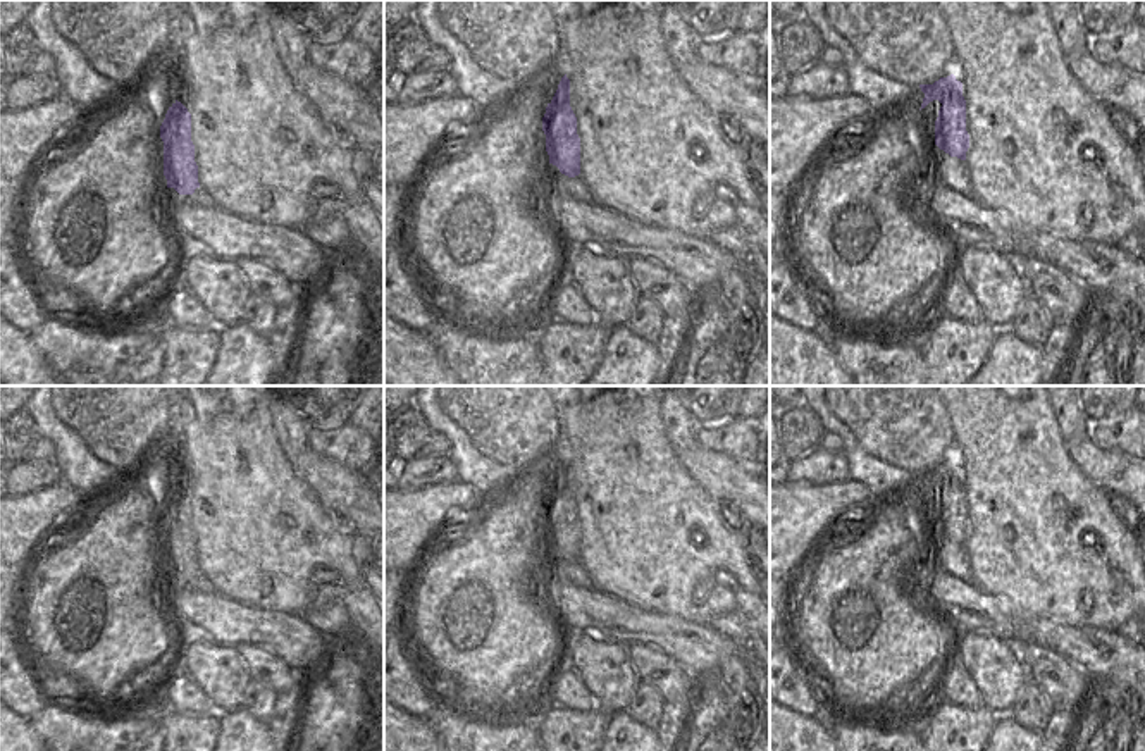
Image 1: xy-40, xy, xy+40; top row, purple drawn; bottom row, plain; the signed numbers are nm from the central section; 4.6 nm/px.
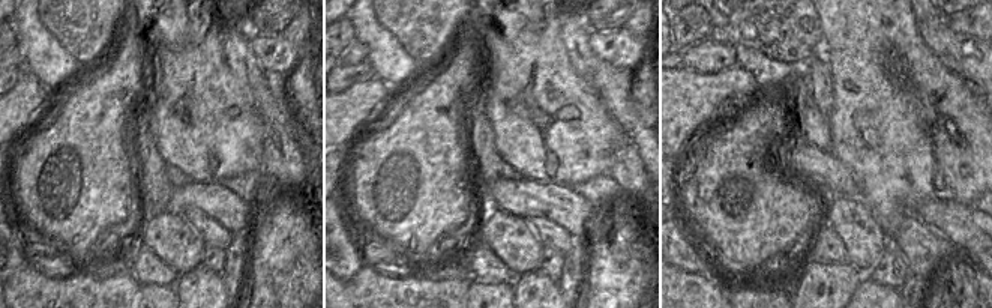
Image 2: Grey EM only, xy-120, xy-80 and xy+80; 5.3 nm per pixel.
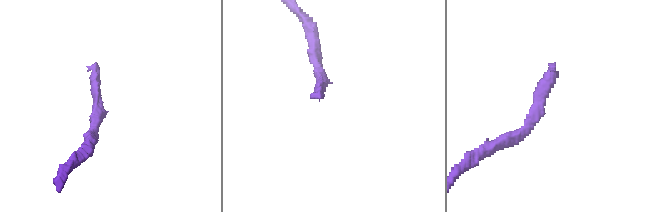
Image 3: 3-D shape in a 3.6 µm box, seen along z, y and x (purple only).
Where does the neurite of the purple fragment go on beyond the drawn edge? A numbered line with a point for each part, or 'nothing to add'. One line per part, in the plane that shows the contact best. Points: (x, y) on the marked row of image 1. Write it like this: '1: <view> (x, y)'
1: xy+40 (927, 119)

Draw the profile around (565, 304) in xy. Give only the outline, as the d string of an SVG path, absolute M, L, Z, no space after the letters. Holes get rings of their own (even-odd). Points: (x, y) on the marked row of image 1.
M558 279L546 303L546 317L572 326L599 326L597 313L584 300L575 284Z

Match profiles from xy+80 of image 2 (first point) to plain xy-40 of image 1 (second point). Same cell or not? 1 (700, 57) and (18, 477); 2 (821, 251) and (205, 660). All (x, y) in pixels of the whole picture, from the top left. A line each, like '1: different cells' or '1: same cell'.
1: same cell
2: different cells

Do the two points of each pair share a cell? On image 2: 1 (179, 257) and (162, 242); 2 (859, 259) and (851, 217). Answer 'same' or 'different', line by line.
1: same
2: same

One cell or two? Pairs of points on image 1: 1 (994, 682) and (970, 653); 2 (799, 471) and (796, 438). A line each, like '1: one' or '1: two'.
1: one
2: two

